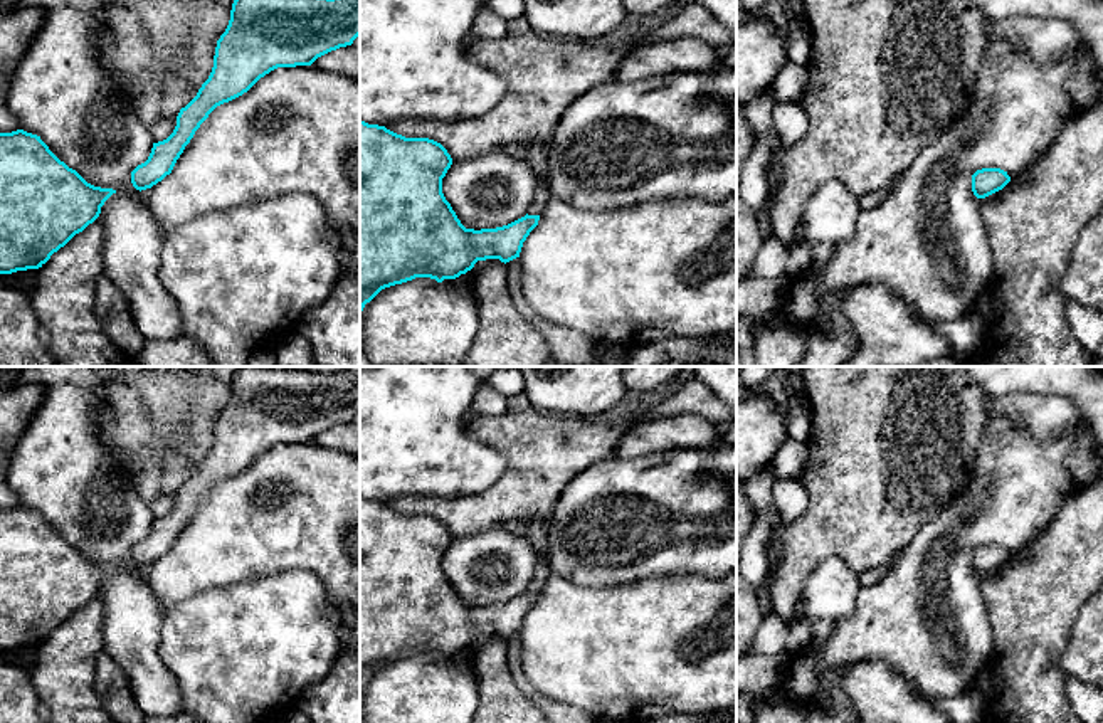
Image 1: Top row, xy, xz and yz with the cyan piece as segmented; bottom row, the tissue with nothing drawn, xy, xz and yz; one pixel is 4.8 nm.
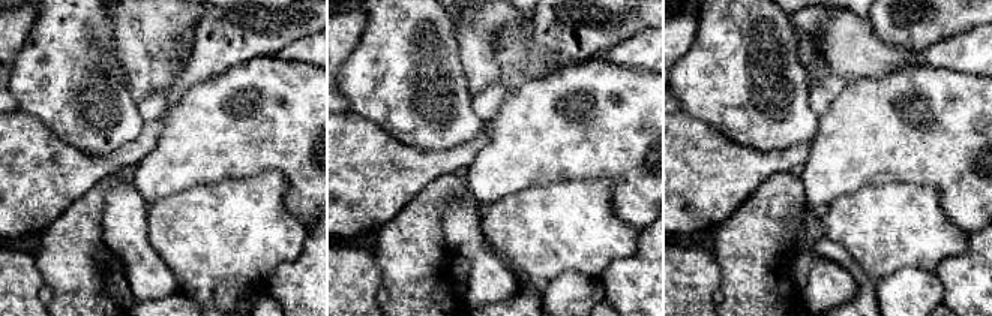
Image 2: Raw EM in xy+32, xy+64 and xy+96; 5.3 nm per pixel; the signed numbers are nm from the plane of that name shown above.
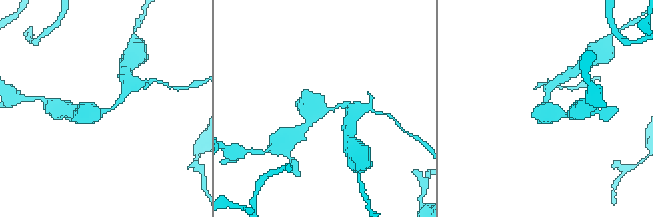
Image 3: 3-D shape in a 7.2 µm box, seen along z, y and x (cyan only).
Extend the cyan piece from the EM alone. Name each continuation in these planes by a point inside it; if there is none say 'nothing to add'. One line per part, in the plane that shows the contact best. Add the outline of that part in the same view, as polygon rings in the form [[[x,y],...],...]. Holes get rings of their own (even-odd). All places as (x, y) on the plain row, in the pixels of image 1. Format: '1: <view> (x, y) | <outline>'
nothing to add

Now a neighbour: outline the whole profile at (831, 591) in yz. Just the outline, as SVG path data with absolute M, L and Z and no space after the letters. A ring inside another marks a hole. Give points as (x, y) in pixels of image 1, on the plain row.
M831 557L807 578L795 617L836 624L852 614L859 588L859 573L841 557Z

